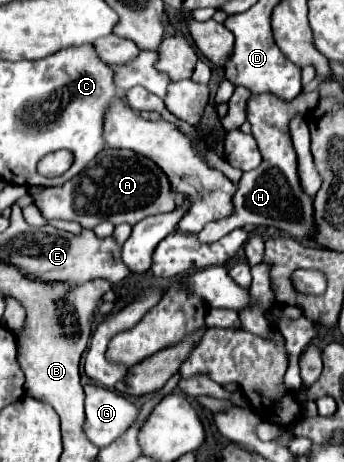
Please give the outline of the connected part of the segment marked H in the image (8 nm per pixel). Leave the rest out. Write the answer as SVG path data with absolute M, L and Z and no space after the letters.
M317 92L299 94L291 106L285 102L279 102L279 98L271 94L257 94L251 96L247 102L247 120L253 126L253 138L257 140L259 152L263 156L263 162L259 168L243 172L241 180L237 182L237 192L233 196L233 214L221 220L215 220L207 224L199 232L201 242L217 242L225 234L229 234L235 228L241 228L245 224L255 226L273 226L289 236L293 236L299 242L311 242L315 244L317 224L315 224L315 210L313 210L313 196L305 194L299 182L299 168L297 168L297 154L291 144L289 126L291 114L307 114L313 110L319 102Z

